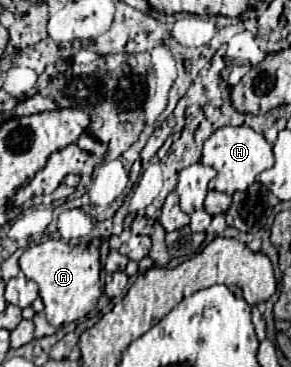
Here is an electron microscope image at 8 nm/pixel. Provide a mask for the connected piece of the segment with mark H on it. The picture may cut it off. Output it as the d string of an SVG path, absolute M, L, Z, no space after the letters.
M221 127L203 143L201 163L215 167L217 171L211 187L215 191L233 195L235 191L245 191L261 171L273 167L273 151L265 137L251 127Z

